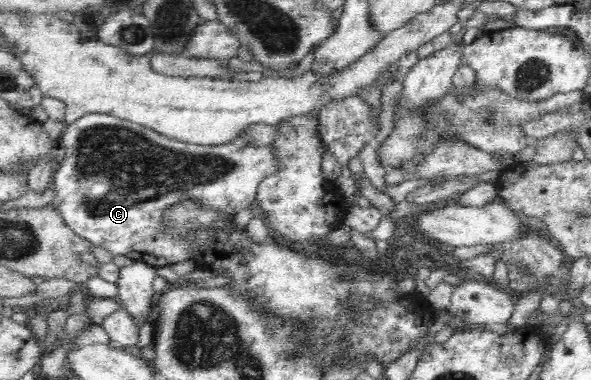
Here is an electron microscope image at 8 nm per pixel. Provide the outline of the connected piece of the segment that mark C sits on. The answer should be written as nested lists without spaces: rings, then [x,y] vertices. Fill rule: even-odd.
[[[93,113],[86,114],[81,118],[75,119],[72,123],[68,122],[61,134],[63,143],[65,145],[64,157],[60,167],[56,170],[53,176],[52,186],[55,187],[55,200],[51,205],[55,205],[59,209],[59,214],[63,215],[63,219],[67,226],[71,228],[78,236],[85,238],[87,241],[92,242],[94,246],[101,246],[113,255],[123,254],[136,261],[145,262],[154,267],[163,267],[176,262],[183,262],[184,260],[193,259],[195,254],[203,246],[211,244],[212,241],[218,240],[220,234],[219,230],[223,230],[223,225],[233,220],[233,216],[241,210],[249,206],[255,205],[256,196],[258,193],[258,184],[271,172],[276,169],[276,161],[272,155],[272,147],[270,146],[242,146],[237,143],[223,144],[221,146],[199,146],[197,144],[187,144],[179,142],[178,140],[163,136],[156,133],[154,130],[135,124],[133,122],[121,120],[110,114]],[[191,201],[195,202],[201,210],[212,210],[222,216],[222,222],[219,226],[215,226],[215,222],[210,225],[195,225],[191,234],[175,234],[174,228],[171,227],[170,222],[166,222],[167,210],[172,210],[179,202]]]

